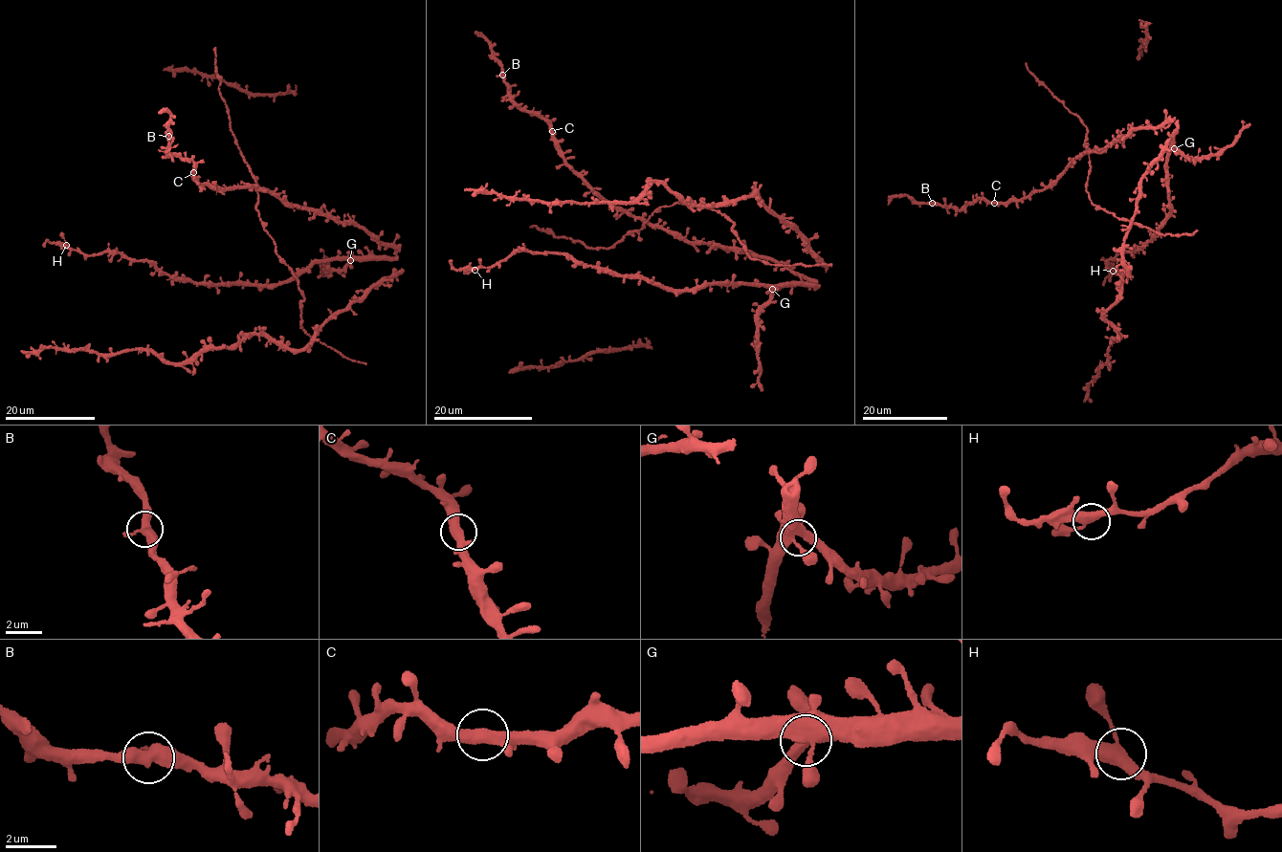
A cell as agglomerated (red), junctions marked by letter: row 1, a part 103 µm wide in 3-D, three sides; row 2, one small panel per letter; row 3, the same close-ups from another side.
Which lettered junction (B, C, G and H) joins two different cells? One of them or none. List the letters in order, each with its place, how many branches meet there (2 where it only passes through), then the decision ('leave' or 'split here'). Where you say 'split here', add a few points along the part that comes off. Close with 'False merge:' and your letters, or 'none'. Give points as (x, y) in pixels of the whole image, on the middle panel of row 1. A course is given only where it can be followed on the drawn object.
B: (502, 75) | 3 | leave
C: (552, 131) | 3 | leave
G: (772, 289) | 3 | leave
H: (475, 270) | 3 | leave
False merge: none

